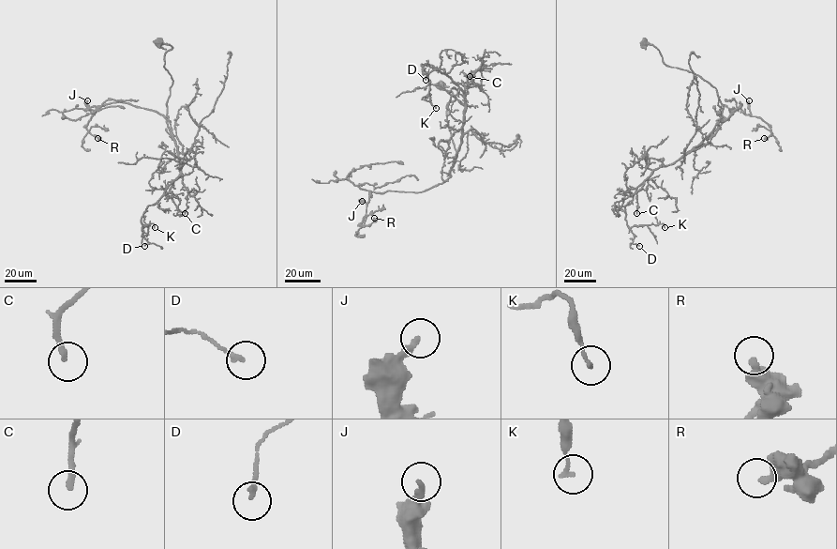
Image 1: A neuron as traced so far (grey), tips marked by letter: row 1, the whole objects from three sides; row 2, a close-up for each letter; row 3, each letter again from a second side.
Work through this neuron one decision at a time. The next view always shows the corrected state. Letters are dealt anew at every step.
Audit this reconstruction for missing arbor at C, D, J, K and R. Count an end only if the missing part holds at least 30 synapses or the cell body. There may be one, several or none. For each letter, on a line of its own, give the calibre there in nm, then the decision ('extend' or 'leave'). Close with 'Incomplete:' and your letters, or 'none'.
C: 220 nm thick; leave
D: 180 nm thick; leave
J: 260 nm thick; leave
K: 150 nm thick; leave
R: 380 nm thick; leave
Incomplete: none

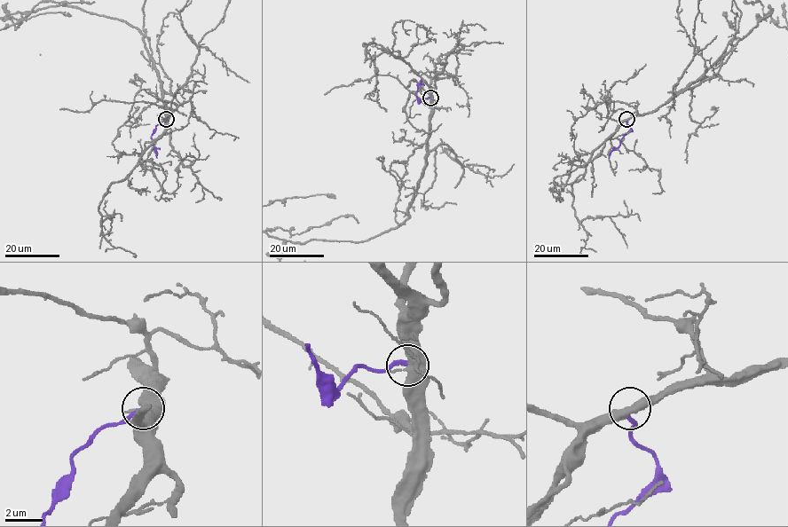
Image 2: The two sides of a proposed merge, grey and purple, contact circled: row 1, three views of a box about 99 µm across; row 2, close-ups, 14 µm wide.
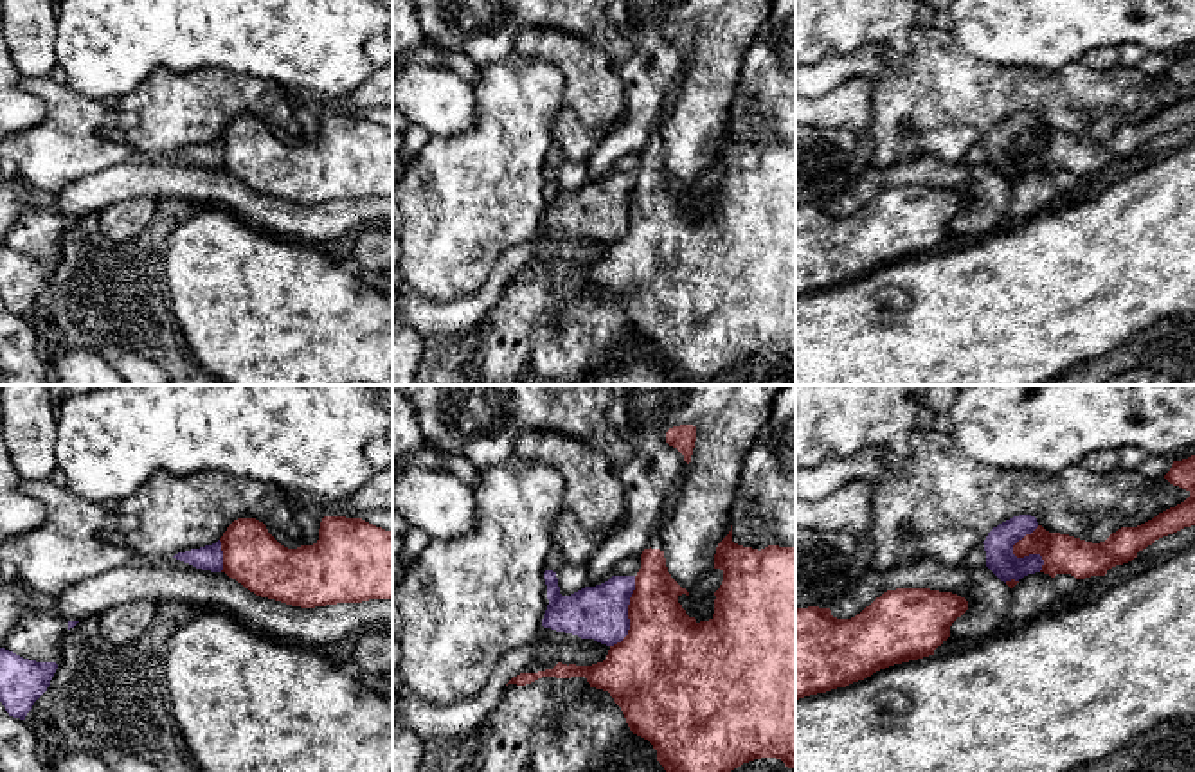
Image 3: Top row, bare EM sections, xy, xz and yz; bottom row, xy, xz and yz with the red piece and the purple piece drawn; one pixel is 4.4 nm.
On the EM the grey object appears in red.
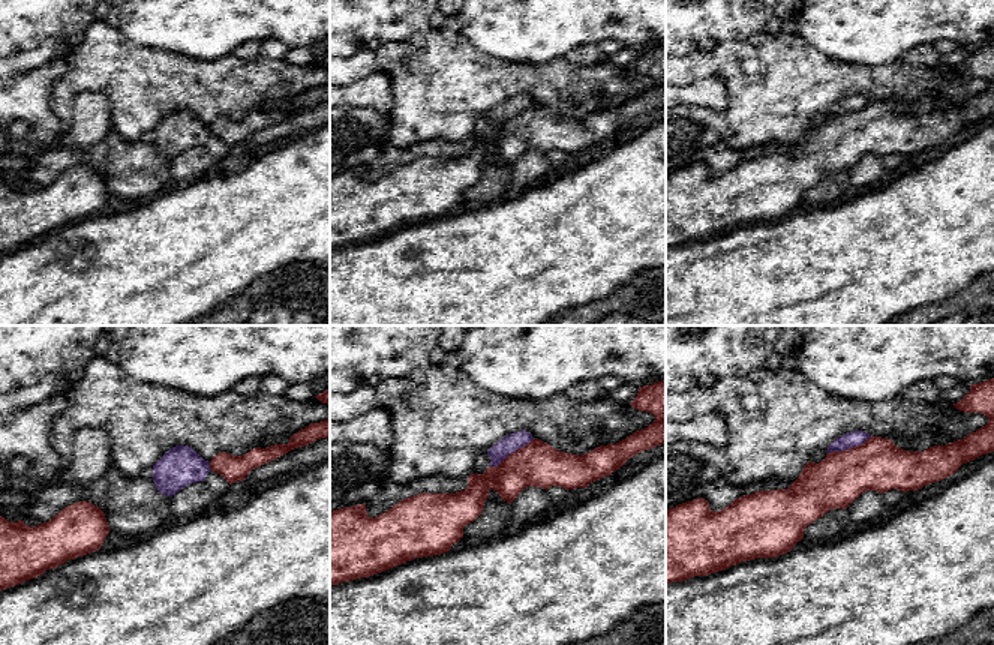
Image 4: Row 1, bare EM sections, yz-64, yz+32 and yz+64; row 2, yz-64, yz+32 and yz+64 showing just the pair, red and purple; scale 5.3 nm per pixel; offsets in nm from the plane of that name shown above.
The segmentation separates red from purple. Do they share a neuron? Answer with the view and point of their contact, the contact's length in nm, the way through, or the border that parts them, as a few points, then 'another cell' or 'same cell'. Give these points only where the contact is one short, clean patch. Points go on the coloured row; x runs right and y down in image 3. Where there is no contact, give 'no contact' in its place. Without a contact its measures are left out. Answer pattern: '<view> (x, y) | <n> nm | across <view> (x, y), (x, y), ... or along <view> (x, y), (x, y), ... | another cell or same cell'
yz (1019, 556) | 200 nm | along yz (1039, 526), (1014, 546), (1014, 553), (1039, 555), (1041, 571) | another cell

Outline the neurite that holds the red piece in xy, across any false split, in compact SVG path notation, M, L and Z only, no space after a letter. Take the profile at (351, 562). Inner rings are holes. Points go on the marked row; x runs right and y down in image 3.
M324 516L313 545L288 549L256 518L234 520L220 538L223 570L256 596L315 608L392 597L392 531L362 518Z

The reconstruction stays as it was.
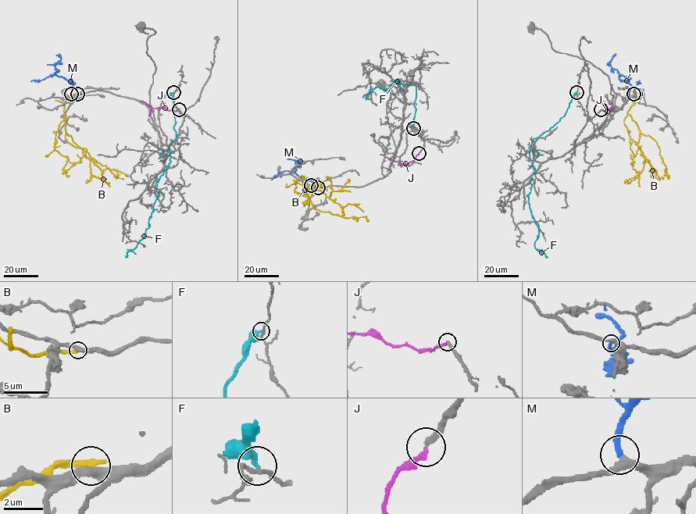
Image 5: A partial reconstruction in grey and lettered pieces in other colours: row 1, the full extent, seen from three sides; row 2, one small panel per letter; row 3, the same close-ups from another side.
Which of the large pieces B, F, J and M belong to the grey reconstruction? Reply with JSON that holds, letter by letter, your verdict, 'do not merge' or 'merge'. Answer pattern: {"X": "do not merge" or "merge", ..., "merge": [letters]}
{"B": "do not merge", "F": "do not merge", "J": "do not merge", "M": "merge", "merge": ["M"]}

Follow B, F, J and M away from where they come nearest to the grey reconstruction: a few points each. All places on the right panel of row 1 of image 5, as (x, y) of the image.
B: (635, 94), (635, 101), (627, 113), (640, 132), (657, 142), (665, 165), (664, 173), (669, 176)
F: (576, 92), (565, 115), (534, 138), (530, 151), (534, 169), (528, 203), (538, 227), (534, 246), (547, 257)
J: (601, 109), (608, 111), (612, 108), (608, 108), (602, 101)
M: (633, 94), (634, 89), (629, 83), (629, 78), (620, 74), (609, 64), (615, 55)

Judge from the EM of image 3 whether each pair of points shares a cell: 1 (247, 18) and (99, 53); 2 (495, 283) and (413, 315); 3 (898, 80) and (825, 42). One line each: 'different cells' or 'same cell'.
1: same cell
2: same cell
3: different cells

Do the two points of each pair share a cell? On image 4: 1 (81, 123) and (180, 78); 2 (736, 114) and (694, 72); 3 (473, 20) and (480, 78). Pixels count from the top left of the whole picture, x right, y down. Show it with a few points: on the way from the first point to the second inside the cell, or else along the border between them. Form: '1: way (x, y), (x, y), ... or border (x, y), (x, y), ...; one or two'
1: border (80, 92), (101, 92), (105, 96), (114, 129); two
2: way (736, 96), (736, 84), (721, 69), (712, 69); one
3: border (459, 32), (479, 50), (508, 60); two

